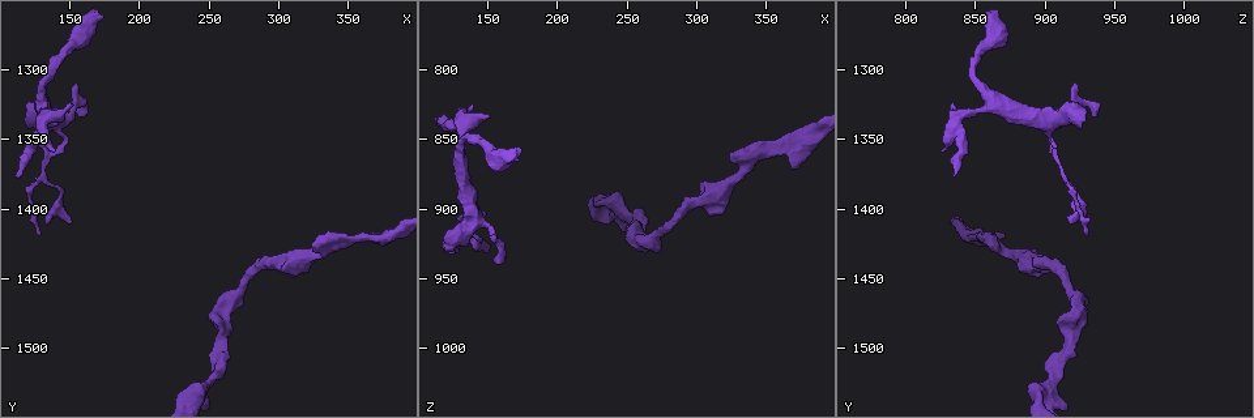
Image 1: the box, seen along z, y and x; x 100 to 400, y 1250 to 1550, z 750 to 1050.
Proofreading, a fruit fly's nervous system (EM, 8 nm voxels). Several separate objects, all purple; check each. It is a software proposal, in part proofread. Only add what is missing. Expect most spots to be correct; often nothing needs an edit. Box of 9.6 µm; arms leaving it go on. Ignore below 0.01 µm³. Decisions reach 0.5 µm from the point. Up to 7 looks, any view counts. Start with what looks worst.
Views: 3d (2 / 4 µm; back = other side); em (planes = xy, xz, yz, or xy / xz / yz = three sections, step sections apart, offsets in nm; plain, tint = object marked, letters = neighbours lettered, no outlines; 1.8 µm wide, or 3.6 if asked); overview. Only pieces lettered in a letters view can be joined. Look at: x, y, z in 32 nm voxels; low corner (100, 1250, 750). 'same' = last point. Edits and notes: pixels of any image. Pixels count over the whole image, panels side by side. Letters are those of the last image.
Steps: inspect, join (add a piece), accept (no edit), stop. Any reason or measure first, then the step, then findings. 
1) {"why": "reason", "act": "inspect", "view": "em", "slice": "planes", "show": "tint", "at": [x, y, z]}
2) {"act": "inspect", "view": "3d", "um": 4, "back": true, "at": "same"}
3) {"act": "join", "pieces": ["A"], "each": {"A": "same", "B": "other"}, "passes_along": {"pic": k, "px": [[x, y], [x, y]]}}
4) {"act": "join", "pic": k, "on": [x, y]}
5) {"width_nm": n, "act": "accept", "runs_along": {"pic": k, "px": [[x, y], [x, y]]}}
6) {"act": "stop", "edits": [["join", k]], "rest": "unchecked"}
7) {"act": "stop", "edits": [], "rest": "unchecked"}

{"act": "inspect", "view": "em", "slice": "planes", "show": "letters", "at": [150, 1324, 832]}

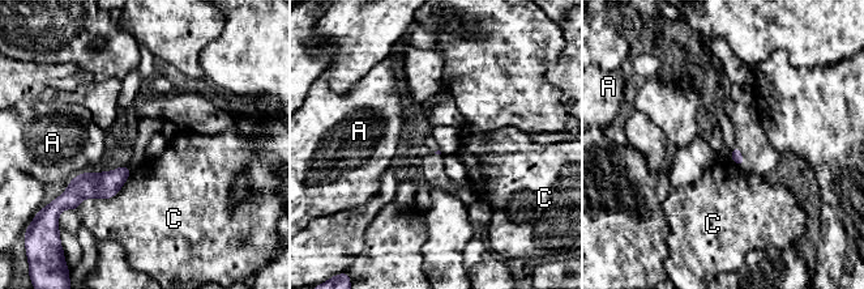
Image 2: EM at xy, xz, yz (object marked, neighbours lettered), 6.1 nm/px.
{"act": "accept", "each": {"A": "other", "C": "other"}, "border": {"pic": 2, "px": [[132, 171], [114, 196], [77, 207]]}, "found": "none of them fits"}

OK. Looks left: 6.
{"act": "inspect", "view": "3d", "um": 4, "back": true, "at": [160, 1332, 936]}

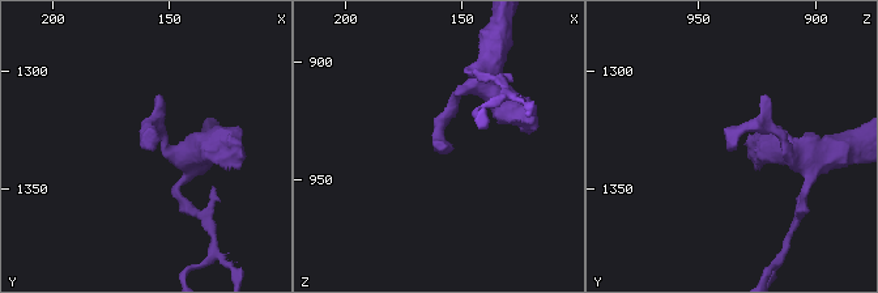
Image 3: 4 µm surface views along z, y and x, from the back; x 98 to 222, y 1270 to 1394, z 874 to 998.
{"why": "need the tissue", "act": "inspect", "view": "em", "slice": "planes", "show": "letters", "at": [159, 1334, 936]}

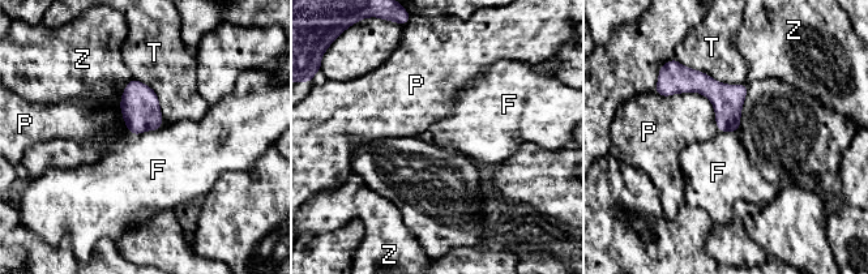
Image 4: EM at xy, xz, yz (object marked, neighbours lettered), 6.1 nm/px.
{"width_nm": 160, "act": "accept", "each": {"F": "other", "P": "other", "T": "other", "Z": "other"}, "border": {"pic": 4, "px": [[161, 125], [153, 131], [131, 135]]}, "found": "no lettered piece goes on from it"}

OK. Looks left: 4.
{"why": "an open end", "act": "inspect", "view": "3d", "um": 2, "at": [136, 1406, 916]}

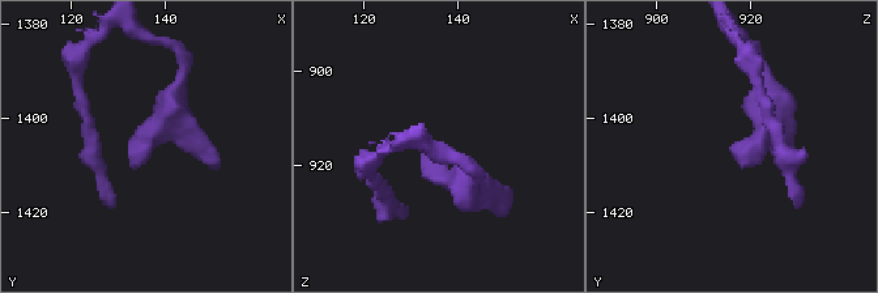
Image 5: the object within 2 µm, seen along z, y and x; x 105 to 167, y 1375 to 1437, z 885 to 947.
{"why": "shape alone is not enough", "act": "inspect", "view": "em", "slice": "xy", "step": 4, "show": "letters", "at": [137, 1407, 916]}

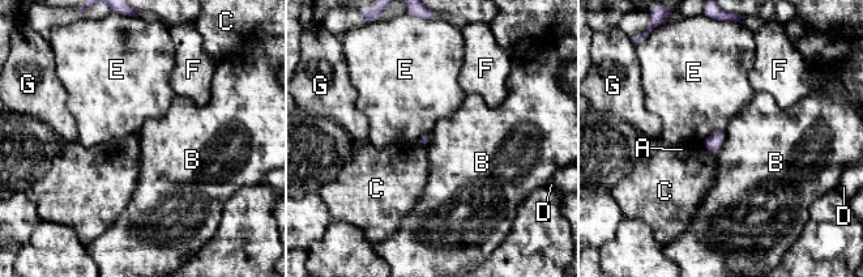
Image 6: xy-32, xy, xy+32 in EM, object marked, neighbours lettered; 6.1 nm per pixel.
{"act": "accept", "each": {"A": "other", "B": "other", "C": "other", "D": "other", "E": "other", "F": "other", "G": "other"}, "border": {"pic": 6, "px": [[726, 131], [723, 145], [716, 153]]}, "found": "none of them fits"}

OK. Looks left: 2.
{"act": "stop", "edits": [], "rest": "unchecked"}

